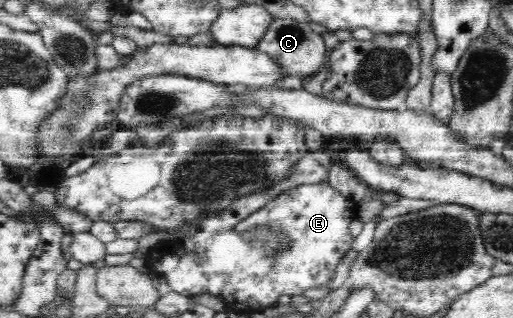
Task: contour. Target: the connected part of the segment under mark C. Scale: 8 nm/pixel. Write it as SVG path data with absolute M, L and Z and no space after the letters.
M276 19L266 36L256 45L255 49L261 50L269 56L273 63L279 66L281 77L290 75L302 77L304 81L310 80L320 69L326 66L330 50L325 46L323 37L311 29L308 23L299 23L293 19Z

